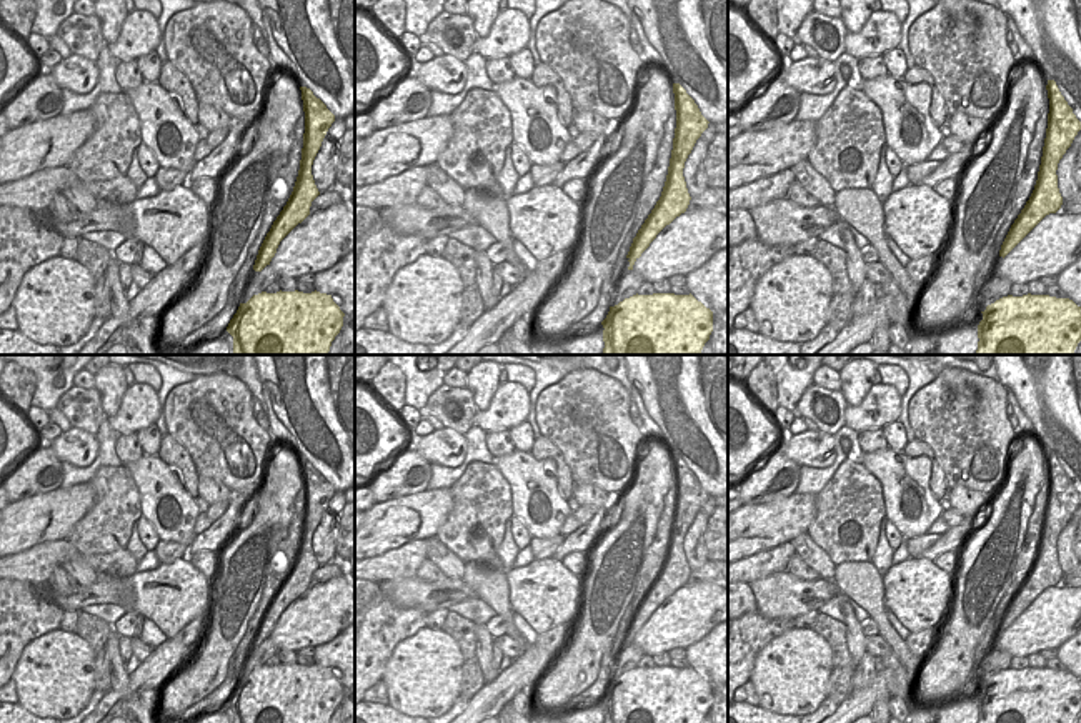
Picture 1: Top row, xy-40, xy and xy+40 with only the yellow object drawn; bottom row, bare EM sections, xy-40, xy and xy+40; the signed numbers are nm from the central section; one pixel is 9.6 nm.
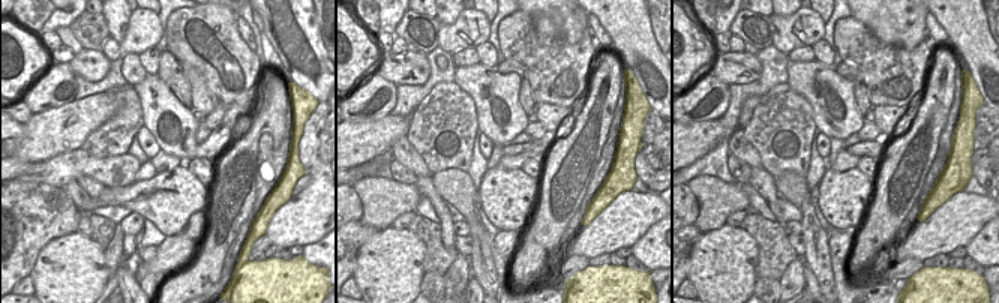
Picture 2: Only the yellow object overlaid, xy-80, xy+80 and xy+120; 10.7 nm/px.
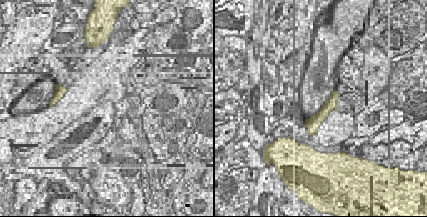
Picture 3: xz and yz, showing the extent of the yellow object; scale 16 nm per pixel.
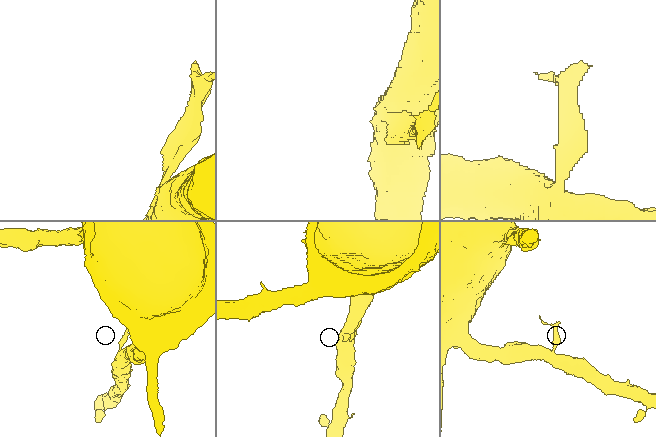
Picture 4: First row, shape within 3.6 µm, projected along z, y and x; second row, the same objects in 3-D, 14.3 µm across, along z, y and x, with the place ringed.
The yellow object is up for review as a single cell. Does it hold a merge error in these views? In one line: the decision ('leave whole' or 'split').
split

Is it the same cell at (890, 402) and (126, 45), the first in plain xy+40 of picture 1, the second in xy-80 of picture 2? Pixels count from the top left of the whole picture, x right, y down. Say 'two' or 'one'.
one

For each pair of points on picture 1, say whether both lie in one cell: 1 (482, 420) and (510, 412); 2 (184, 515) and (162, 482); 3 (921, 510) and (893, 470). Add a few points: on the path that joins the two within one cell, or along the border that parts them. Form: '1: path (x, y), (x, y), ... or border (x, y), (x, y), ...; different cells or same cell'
1: path (488, 420), (503, 415); same cell
2: path (175, 508), (162, 495), (162, 490); same cell
3: path (911, 500), (906, 495), (903, 480); same cell

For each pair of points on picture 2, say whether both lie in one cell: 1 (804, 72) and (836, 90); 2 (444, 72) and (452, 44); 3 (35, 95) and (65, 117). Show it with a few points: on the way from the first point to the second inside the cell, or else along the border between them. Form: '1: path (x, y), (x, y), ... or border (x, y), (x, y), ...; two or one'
1: path (812, 80), (828, 87); one
2: border (438, 45), (450, 54); two
3: border (74, 99), (33, 114); two

